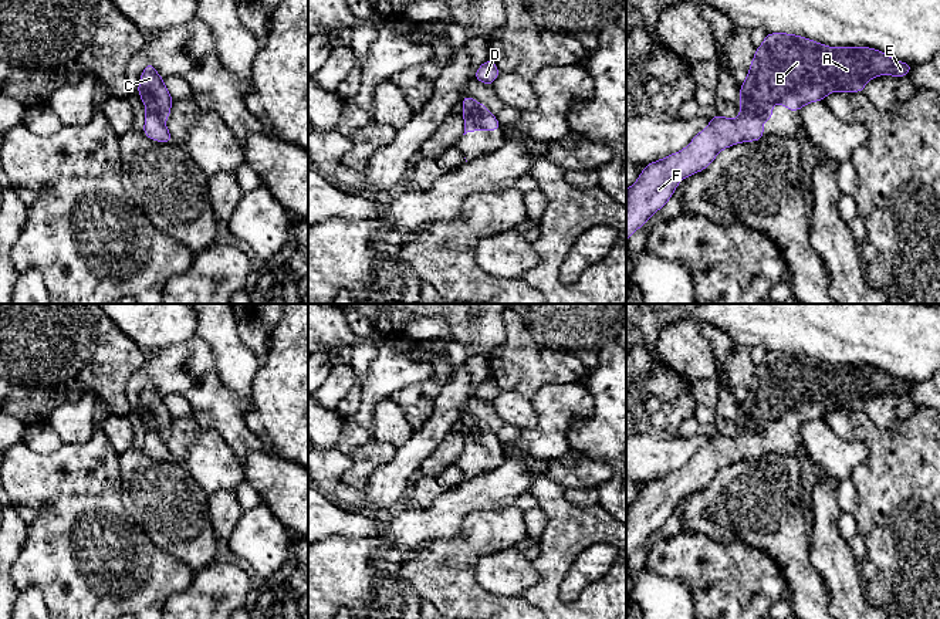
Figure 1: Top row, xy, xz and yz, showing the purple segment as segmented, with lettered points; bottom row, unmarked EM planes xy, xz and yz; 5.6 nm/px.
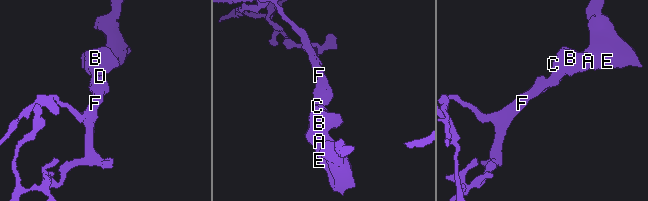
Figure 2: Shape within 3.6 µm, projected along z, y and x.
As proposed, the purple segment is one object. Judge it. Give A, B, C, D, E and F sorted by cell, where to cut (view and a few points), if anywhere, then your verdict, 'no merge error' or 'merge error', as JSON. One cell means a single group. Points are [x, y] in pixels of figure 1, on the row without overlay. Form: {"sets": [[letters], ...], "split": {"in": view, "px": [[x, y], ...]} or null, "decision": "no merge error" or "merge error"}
{"sets": [["A", "B", "C", "E"], ["D", "F"]], "split": {"in": "yz", "px": [[741, 428], [760, 439]]}, "decision": "merge error"}

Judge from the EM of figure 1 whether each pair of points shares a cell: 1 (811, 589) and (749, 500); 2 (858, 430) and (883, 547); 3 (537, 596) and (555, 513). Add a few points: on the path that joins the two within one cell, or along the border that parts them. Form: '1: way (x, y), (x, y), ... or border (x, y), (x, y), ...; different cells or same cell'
1: way (795, 567), (788, 543), (771, 523); same cell
2: way (885, 457), (885, 517); same cell
3: way (551, 575), (555, 560), (555, 534); same cell

